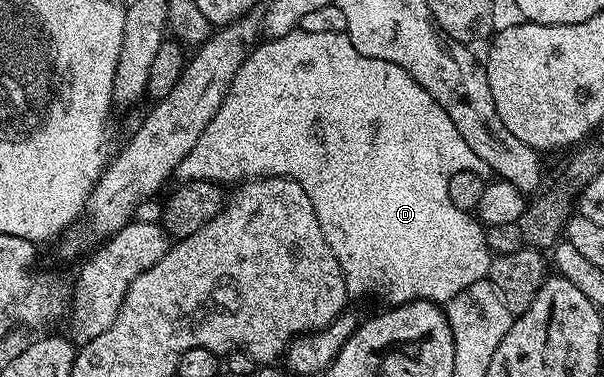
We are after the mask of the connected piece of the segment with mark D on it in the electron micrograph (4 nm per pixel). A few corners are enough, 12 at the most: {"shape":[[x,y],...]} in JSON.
{"shape":[[300,28],[186,182],[292,178],[353,294],[448,304],[491,171],[399,64]]}

